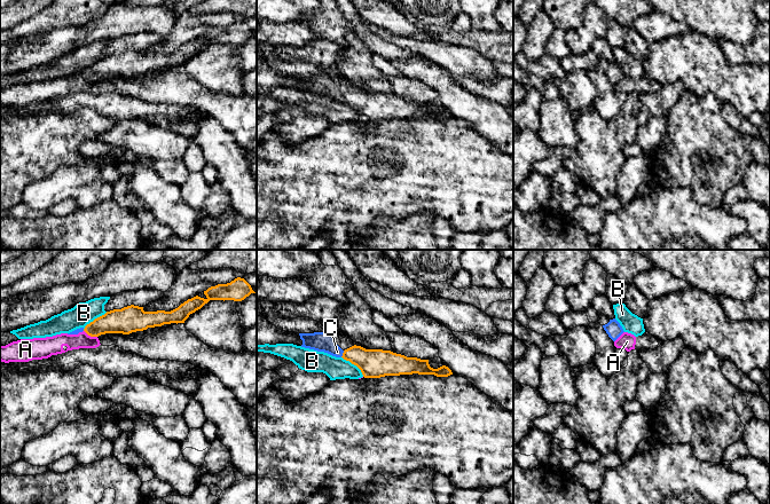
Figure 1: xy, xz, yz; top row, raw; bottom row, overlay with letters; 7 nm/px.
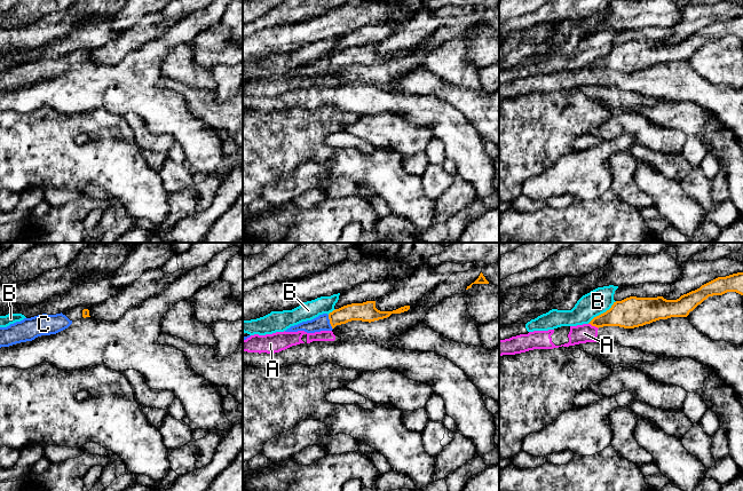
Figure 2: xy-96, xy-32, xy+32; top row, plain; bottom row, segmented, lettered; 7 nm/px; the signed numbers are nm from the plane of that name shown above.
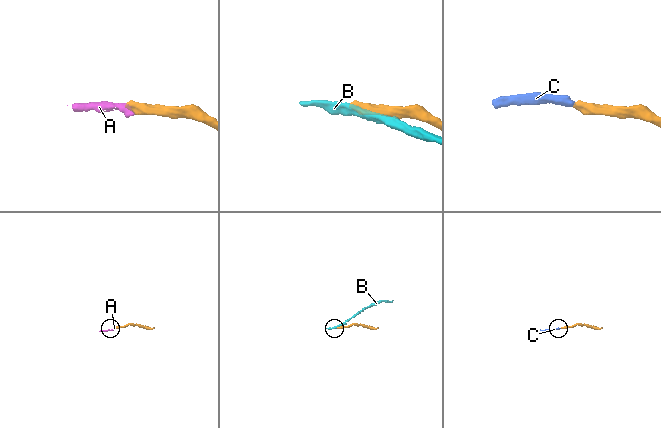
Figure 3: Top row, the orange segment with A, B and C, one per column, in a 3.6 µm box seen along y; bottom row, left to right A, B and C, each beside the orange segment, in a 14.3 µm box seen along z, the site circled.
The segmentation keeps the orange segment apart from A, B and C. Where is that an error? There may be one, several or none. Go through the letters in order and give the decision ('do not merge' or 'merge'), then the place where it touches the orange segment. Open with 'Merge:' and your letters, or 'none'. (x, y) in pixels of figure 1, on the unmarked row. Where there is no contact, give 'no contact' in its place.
Merge: C
A: do not merge | xy (91, 79)
B: do not merge | xz (354, 108)
C: merge | xz (343, 97)

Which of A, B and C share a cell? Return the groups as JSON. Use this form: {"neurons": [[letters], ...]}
{"neurons": [["A"], ["B"], ["C"]]}

